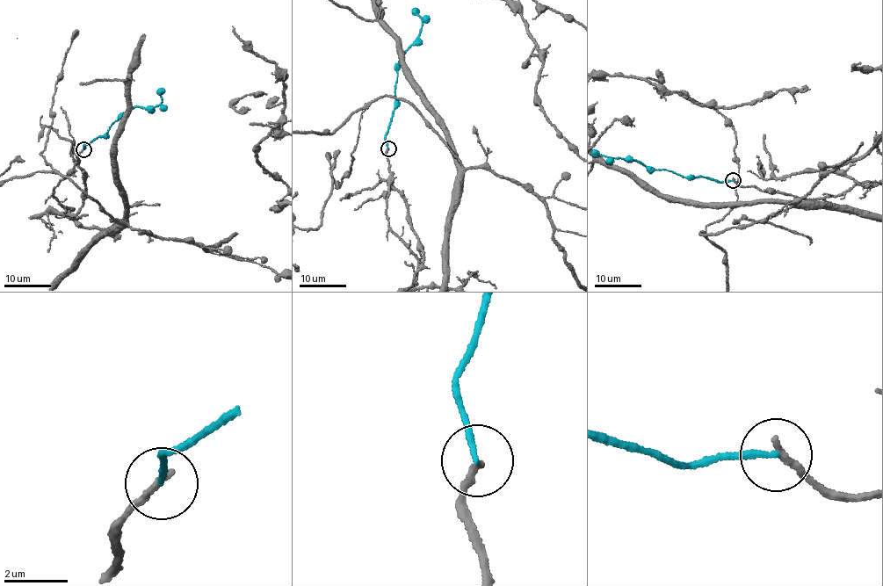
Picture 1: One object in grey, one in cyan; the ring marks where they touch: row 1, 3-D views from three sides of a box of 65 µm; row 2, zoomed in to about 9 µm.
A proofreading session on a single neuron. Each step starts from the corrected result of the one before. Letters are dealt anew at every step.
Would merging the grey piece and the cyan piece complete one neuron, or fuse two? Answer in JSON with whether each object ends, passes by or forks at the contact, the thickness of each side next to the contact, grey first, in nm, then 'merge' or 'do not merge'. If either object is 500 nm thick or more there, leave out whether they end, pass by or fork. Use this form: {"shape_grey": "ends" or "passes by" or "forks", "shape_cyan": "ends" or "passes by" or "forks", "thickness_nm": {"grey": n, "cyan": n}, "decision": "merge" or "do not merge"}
{"shape_grey": "ends", "shape_cyan": "ends", "thickness_nm": {"grey": 200, "cyan": 170}, "decision": "do not merge"}

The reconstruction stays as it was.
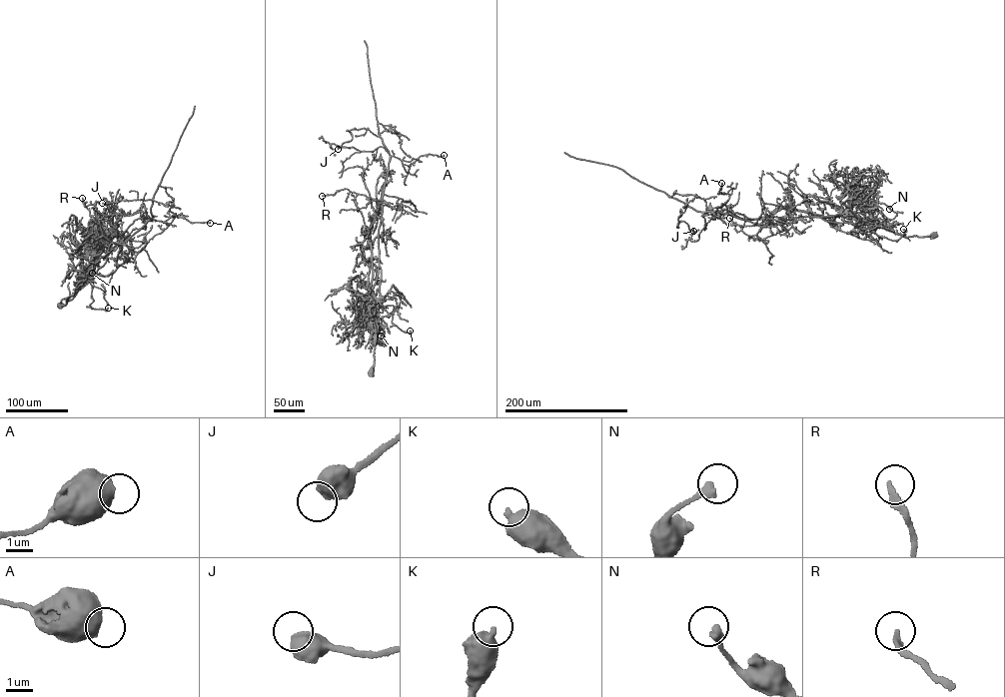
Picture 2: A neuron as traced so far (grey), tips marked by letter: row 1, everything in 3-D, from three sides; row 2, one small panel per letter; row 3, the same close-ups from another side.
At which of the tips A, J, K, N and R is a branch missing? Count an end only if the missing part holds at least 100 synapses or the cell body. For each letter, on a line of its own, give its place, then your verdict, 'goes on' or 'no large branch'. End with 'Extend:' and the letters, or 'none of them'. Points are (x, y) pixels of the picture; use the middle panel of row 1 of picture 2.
A: (444, 155) | no large branch
J: (338, 149) | no large branch
K: (410, 331) | no large branch
N: (381, 336) | no large branch
R: (322, 196) | no large branch
Extend: none of them

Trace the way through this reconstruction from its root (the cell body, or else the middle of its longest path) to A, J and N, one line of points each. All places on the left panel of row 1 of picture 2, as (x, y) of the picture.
A: (60, 305), (76, 294), (92, 254), (104, 257), (150, 219), (162, 222), (174, 216), (192, 223), (210, 223)
J: (60, 305), (76, 294), (92, 254), (104, 257), (153, 217), (152, 200), (118, 199), (122, 196), (102, 203)
N: (60, 305), (76, 294), (85, 271), (90, 278), (95, 274), (87, 273), (82, 283), (89, 279), (92, 273)

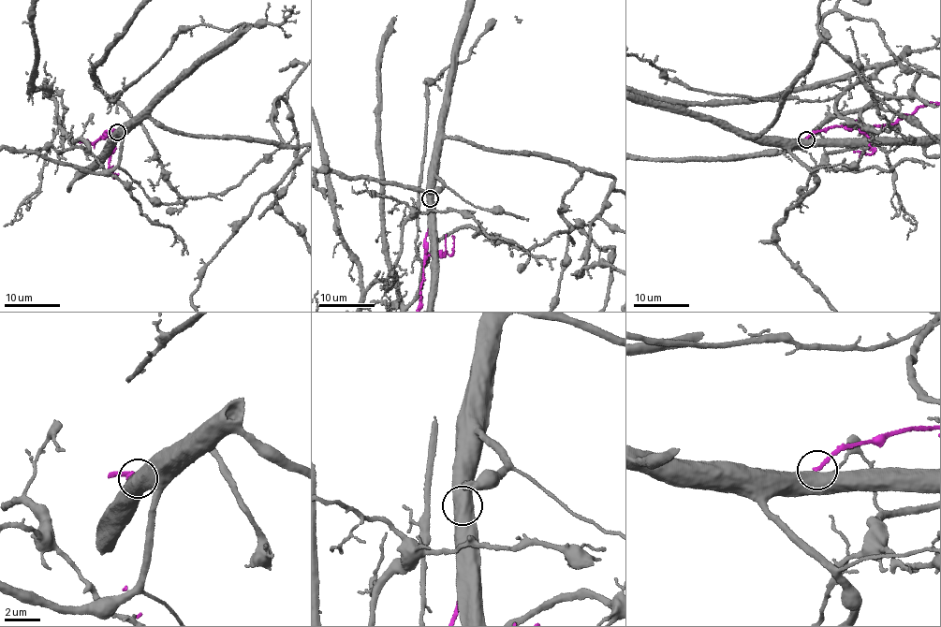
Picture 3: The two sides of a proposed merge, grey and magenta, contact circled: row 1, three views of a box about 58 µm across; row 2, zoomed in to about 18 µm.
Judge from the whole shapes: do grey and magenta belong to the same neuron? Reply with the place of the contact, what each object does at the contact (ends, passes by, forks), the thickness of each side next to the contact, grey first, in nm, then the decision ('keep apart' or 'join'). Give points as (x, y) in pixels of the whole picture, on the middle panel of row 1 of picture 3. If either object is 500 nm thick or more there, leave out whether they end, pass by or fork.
(430, 198) | 750/220 nm | keep apart

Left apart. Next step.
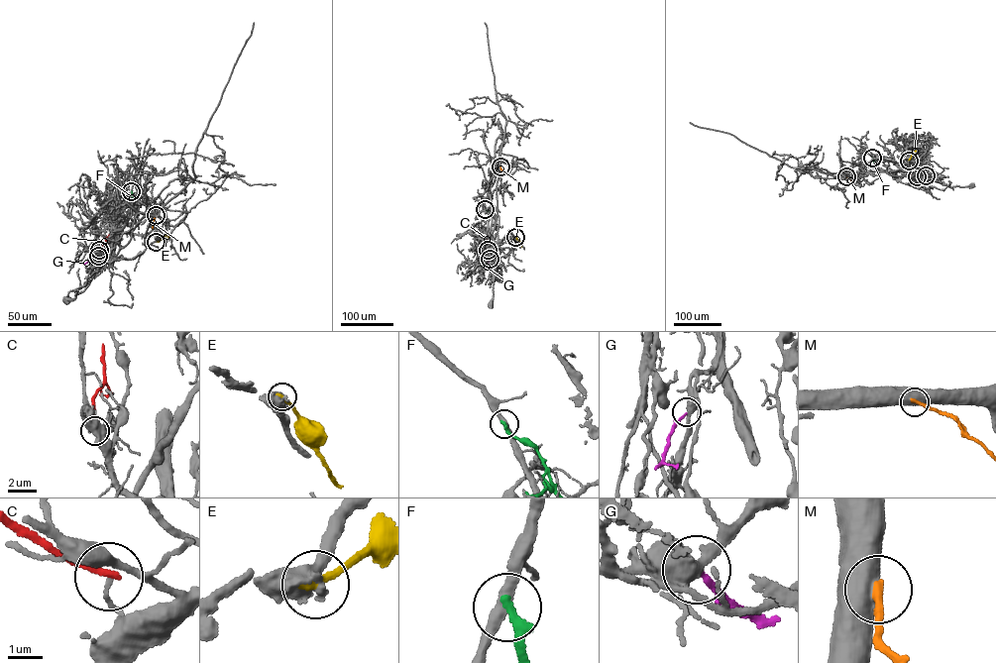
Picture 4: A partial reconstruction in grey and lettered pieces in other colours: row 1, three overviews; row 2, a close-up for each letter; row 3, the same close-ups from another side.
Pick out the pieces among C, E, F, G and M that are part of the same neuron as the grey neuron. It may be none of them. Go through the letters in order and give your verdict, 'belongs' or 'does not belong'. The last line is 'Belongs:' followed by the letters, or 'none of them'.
C: does not belong
E: does not belong
F: does not belong
G: does not belong
M: does not belong
Belongs: none of them

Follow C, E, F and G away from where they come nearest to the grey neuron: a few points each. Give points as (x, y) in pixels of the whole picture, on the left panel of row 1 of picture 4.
C: (99, 250), (109, 235)
E: (156, 242), (166, 235), (168, 237)
F: (131, 191), (131, 208)
G: (98, 256), (84, 264)

